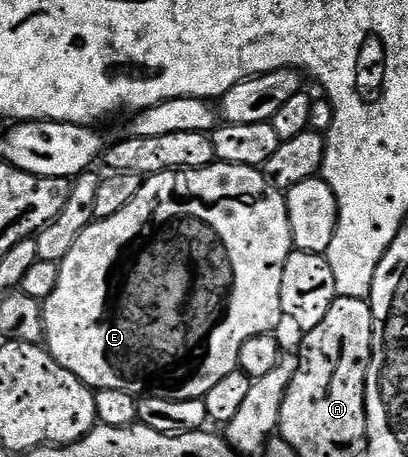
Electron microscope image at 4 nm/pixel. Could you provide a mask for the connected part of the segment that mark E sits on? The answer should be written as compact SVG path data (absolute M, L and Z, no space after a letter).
M216 161L207 167L146 176L141 189L137 189L137 197L133 197L133 201L129 201L129 205L125 205L121 213L113 213L113 217L96 219L90 223L59 264L57 285L53 293L42 300L45 325L43 338L47 352L54 357L57 365L65 365L65 369L69 369L73 377L95 391L121 389L121 393L148 399L161 397L165 401L202 400L205 393L213 389L213 385L218 385L228 373L237 370L241 345L245 345L249 337L270 335L279 322L284 322L285 316L281 309L281 273L292 250L287 196L263 176L260 168Z

